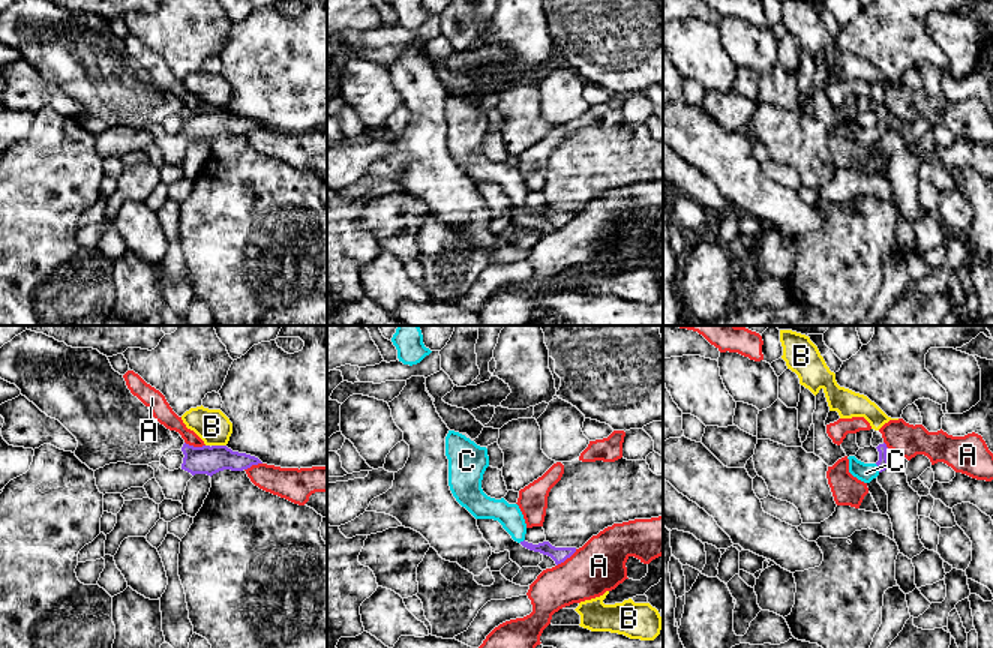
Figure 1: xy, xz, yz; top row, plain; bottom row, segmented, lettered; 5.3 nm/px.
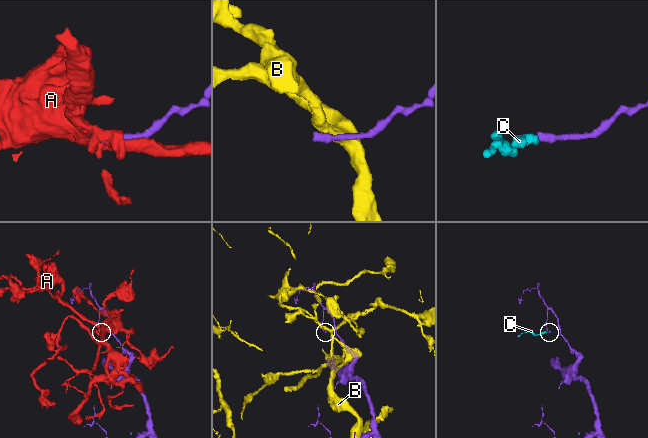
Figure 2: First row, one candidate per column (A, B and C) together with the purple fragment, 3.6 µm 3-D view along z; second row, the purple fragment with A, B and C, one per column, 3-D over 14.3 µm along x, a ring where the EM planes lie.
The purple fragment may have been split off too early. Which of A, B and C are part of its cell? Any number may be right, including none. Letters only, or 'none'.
C

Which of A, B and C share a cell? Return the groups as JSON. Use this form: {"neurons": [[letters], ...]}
{"neurons": [["A"], ["B"], ["C"]]}

